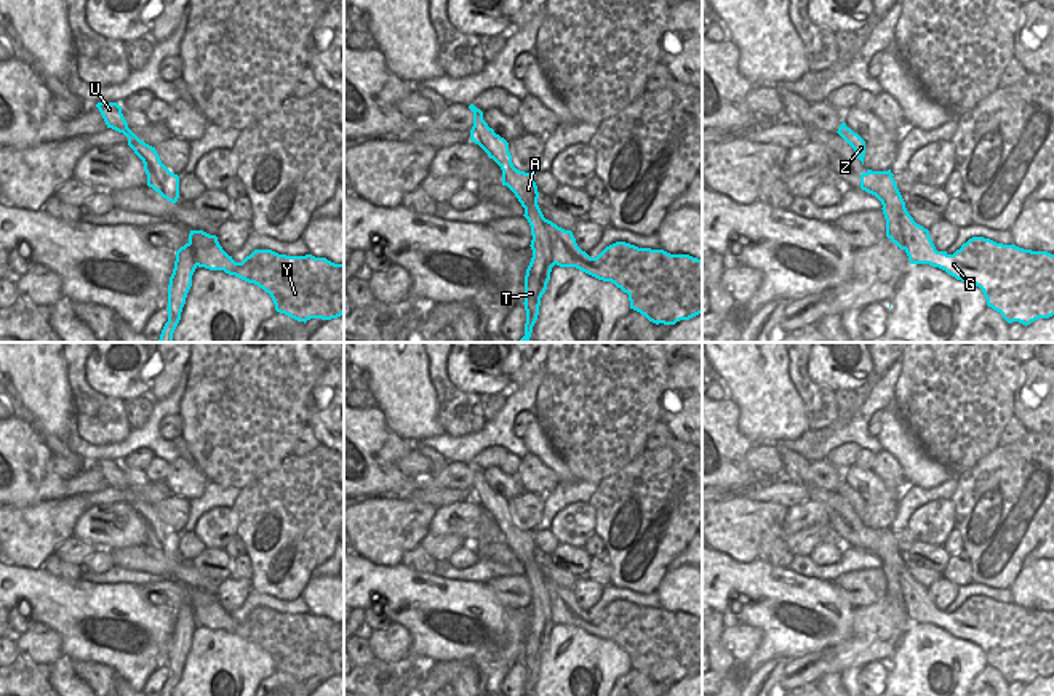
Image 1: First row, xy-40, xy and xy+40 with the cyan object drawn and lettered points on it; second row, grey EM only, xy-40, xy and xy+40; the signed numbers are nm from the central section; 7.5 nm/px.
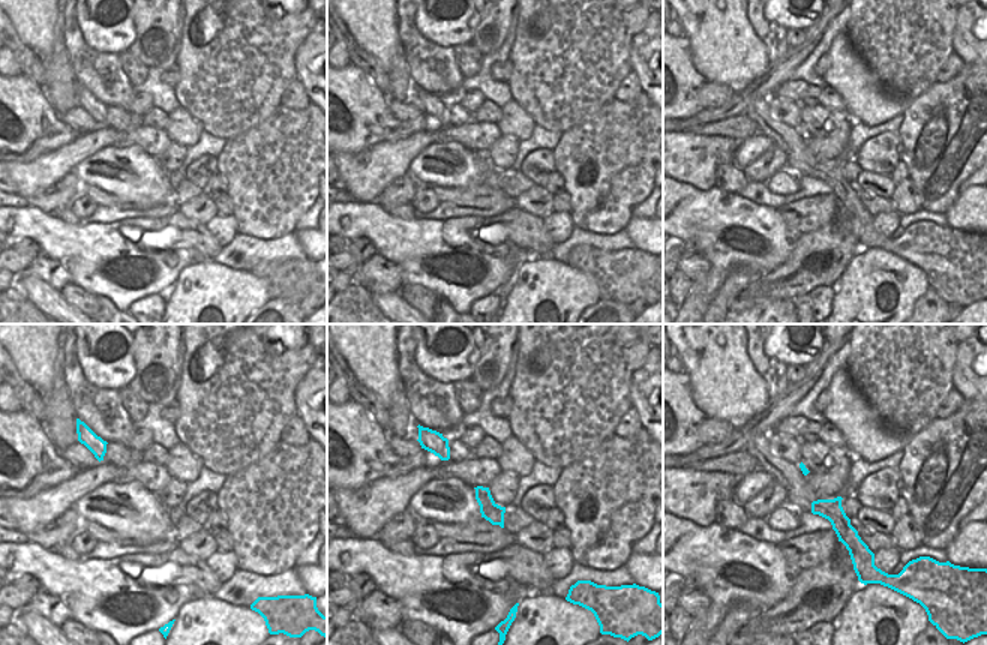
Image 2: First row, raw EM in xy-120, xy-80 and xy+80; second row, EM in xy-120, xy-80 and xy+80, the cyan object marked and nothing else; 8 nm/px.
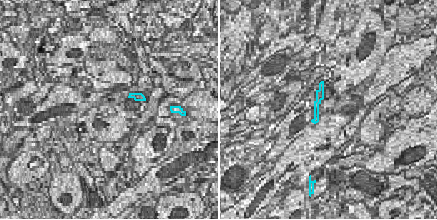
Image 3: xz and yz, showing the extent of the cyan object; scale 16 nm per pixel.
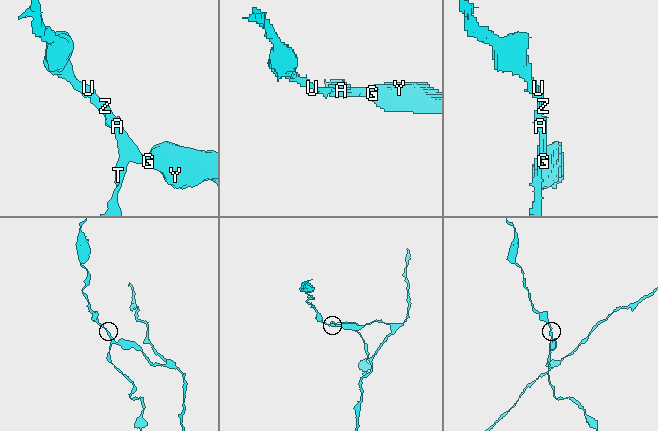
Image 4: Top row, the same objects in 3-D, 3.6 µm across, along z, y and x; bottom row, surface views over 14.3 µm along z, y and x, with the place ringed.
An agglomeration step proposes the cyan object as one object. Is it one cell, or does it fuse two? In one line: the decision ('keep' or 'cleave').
cleave

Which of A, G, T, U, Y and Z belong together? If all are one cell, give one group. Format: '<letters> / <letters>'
A T U Z / G Y

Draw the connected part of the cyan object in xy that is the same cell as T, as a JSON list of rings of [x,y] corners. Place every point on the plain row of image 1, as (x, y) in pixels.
[[[473,462],[469,464],[473,470],[473,485],[470,488],[472,501],[478,502],[489,517],[493,517],[502,528],[502,544],[507,544],[521,565],[525,576],[531,584],[531,608],[533,616],[525,634],[525,694],[531,696],[533,685],[539,674],[541,656],[547,648],[553,622],[550,595],[545,589],[545,576],[537,563],[539,550],[534,541],[534,531],[525,531],[513,525],[509,510],[509,501],[494,491],[483,478],[483,470]]]

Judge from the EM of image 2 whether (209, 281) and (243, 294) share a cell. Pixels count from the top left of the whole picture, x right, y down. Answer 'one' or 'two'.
one

